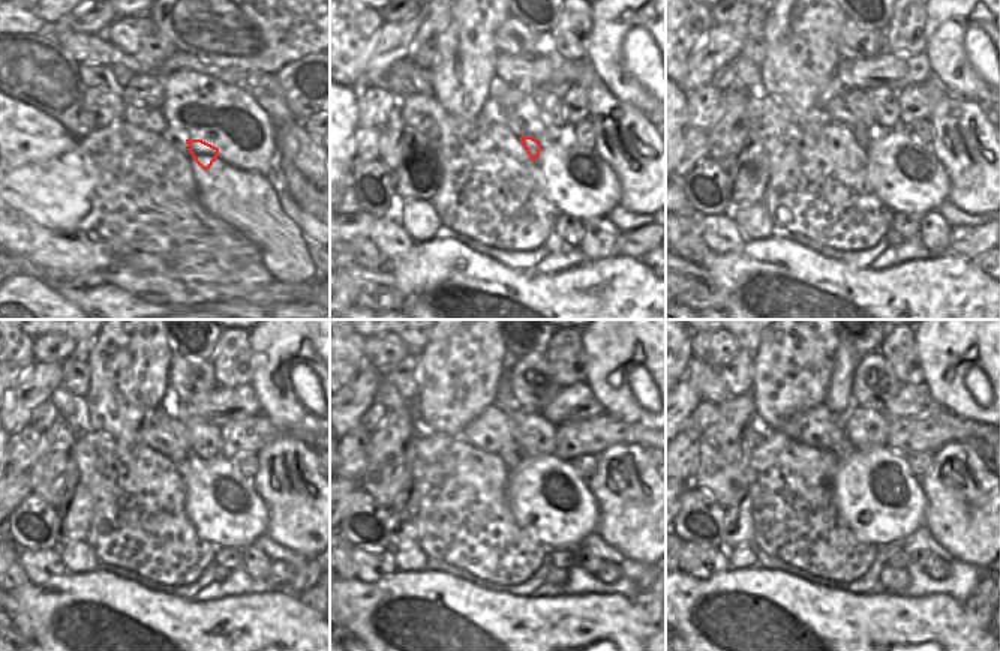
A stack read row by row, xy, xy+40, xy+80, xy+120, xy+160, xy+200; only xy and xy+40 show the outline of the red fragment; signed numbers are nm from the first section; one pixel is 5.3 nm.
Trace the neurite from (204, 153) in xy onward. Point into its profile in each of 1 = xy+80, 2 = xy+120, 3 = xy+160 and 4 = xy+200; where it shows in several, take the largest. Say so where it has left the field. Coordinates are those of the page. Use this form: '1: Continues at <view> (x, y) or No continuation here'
1: Continues at xy+80 (861, 134)
2: Continues at xy+120 (182, 465)
3: Continues at xy+160 (511, 455)
4: Continues at xy+200 (838, 446)

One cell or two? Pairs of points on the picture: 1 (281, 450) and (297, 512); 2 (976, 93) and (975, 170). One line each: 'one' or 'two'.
1: one
2: two

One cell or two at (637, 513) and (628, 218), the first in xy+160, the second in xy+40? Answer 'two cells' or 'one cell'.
two cells

